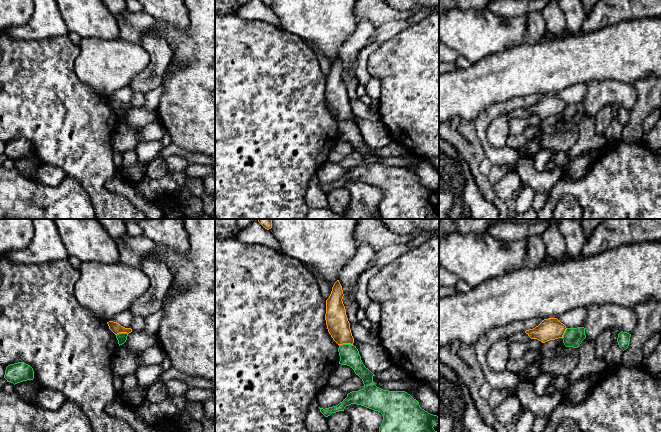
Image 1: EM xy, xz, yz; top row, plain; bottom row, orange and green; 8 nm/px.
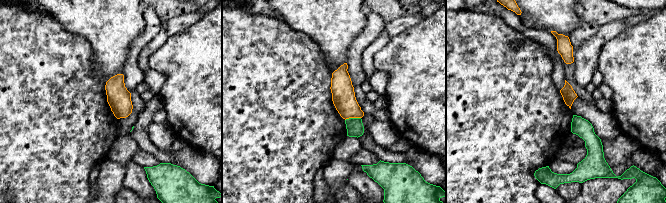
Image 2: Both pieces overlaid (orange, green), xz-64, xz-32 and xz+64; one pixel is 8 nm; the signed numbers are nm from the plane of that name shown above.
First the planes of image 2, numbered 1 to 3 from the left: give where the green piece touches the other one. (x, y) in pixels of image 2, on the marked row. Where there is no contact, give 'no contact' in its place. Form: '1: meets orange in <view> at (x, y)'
1: no contact
2: meets orange in xz-32 at (352, 117)
3: no contact

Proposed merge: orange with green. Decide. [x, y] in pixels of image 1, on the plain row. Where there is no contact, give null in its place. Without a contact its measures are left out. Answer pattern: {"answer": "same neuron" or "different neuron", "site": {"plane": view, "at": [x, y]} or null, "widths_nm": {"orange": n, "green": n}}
{"answer": "different neuron", "site": {"plane": "xz", "at": [345, 119]}, "widths_nm": {"orange": 180, "green": 160}}

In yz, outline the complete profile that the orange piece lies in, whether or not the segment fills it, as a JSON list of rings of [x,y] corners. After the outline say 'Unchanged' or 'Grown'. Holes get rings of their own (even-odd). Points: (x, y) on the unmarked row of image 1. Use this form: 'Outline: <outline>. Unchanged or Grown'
Outline: [[[557,94],[544,95],[538,102],[533,105],[526,106],[525,109],[531,115],[537,115],[542,119],[558,114],[563,114],[566,102]]]. Unchanged

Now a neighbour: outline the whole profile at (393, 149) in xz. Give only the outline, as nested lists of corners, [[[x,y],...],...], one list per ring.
[[[392,141],[387,146],[375,151],[377,156],[384,159],[403,156],[405,153],[408,153],[408,152],[409,151],[406,147],[402,146],[401,144],[395,141]]]

